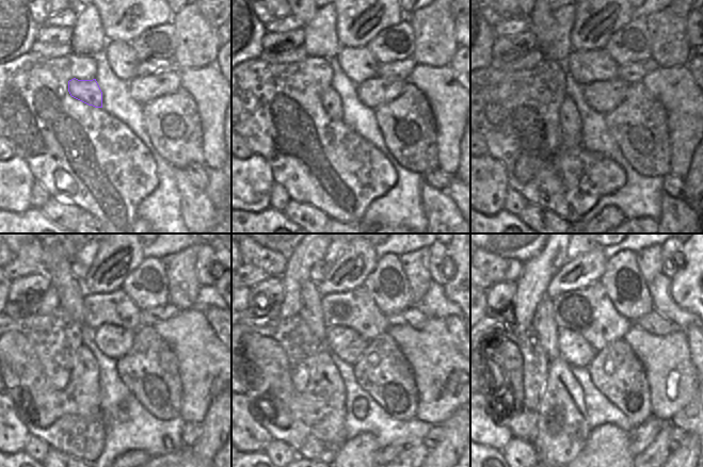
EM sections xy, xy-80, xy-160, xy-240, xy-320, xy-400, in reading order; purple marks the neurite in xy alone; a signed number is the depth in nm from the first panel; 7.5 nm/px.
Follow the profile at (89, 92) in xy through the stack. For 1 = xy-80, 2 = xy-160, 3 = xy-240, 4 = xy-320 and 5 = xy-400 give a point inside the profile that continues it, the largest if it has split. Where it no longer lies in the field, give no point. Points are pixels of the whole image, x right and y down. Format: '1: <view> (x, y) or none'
1: xy-80 (331, 101)
2: xy-160 (569, 117)
3: xy-240 (81, 397)
4: xy-320 (322, 404)
5: xy-400 (562, 429)

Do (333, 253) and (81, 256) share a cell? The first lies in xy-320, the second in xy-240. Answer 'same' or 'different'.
same

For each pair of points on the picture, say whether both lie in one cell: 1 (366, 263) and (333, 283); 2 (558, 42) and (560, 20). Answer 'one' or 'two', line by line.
1: one
2: one

